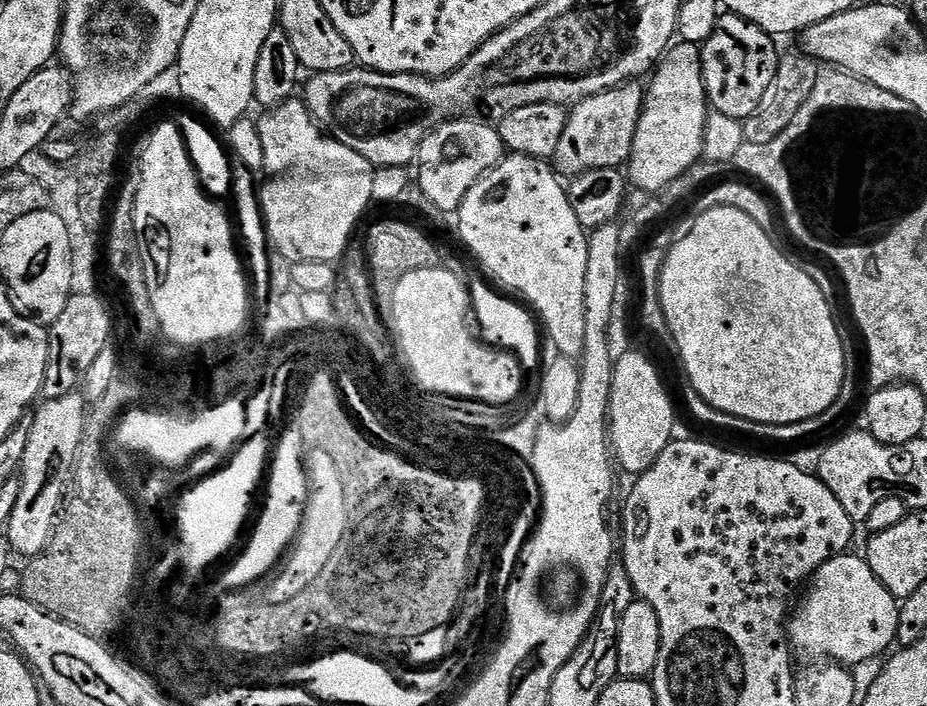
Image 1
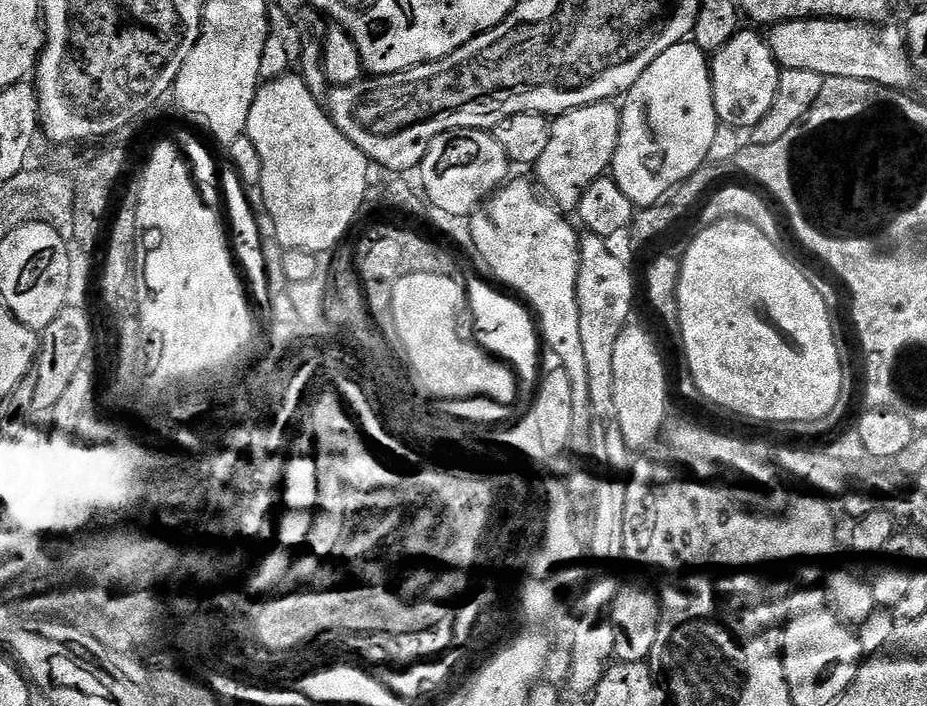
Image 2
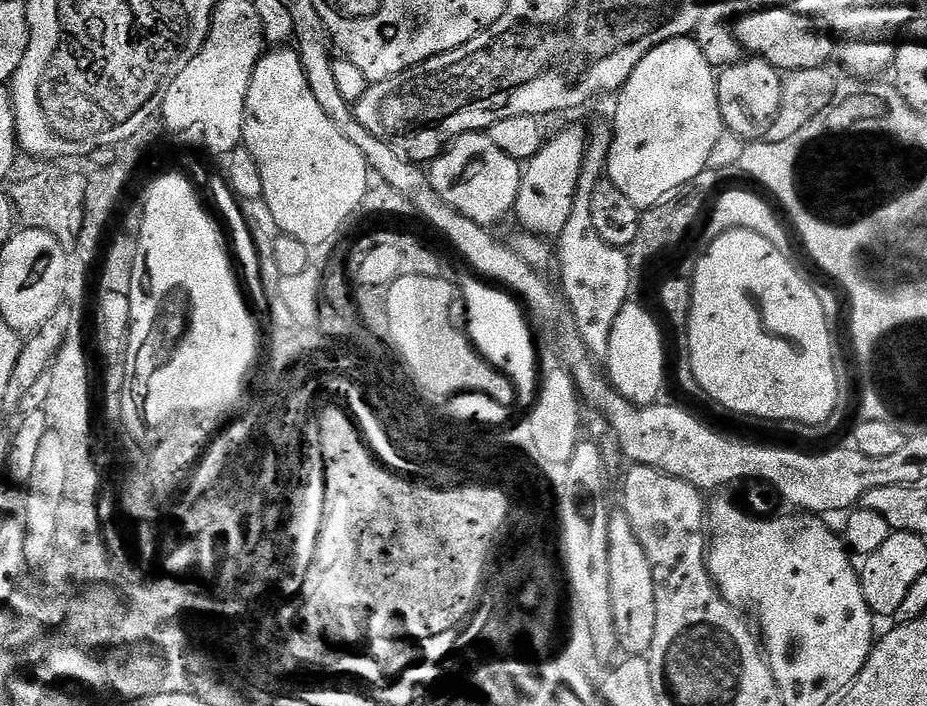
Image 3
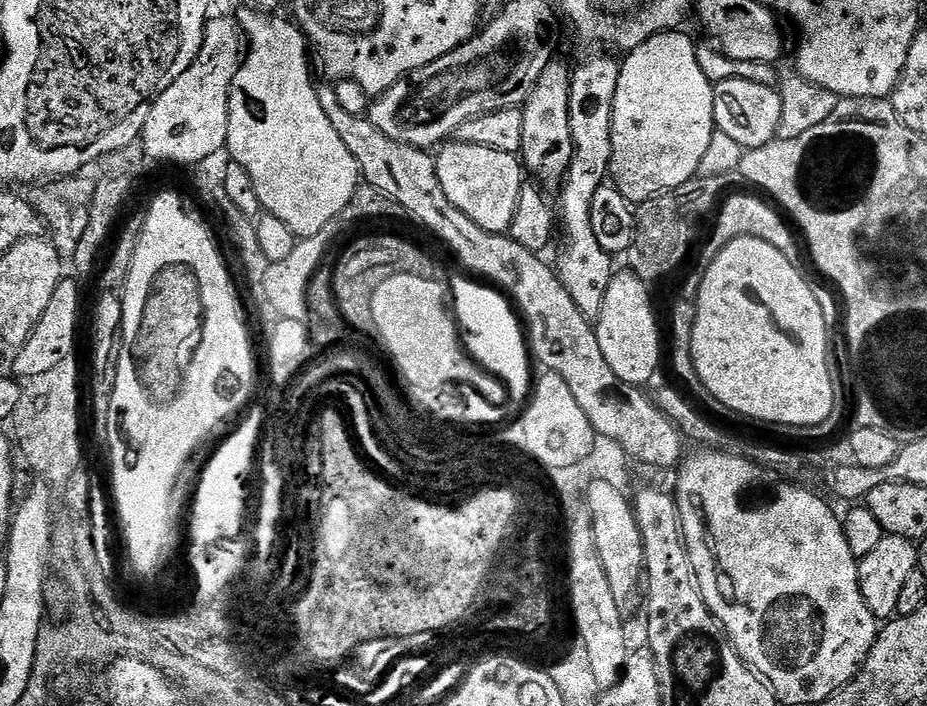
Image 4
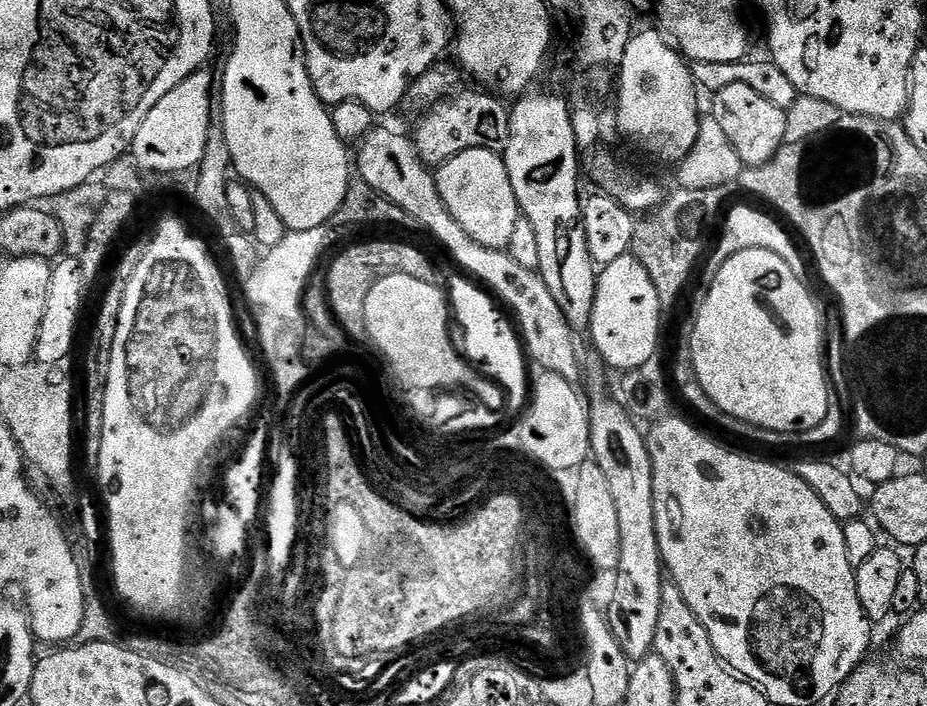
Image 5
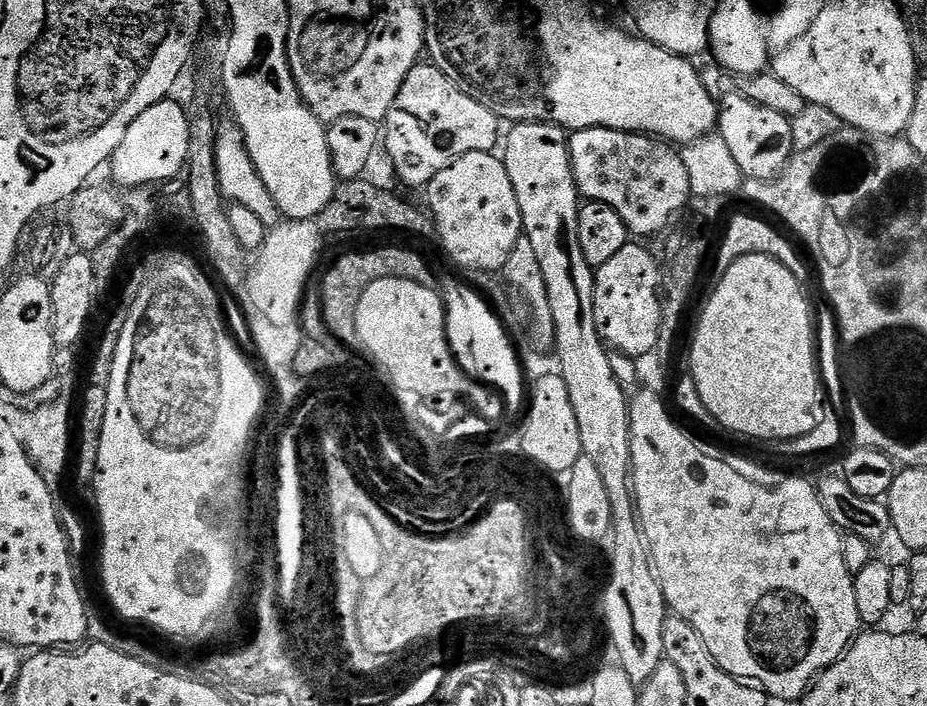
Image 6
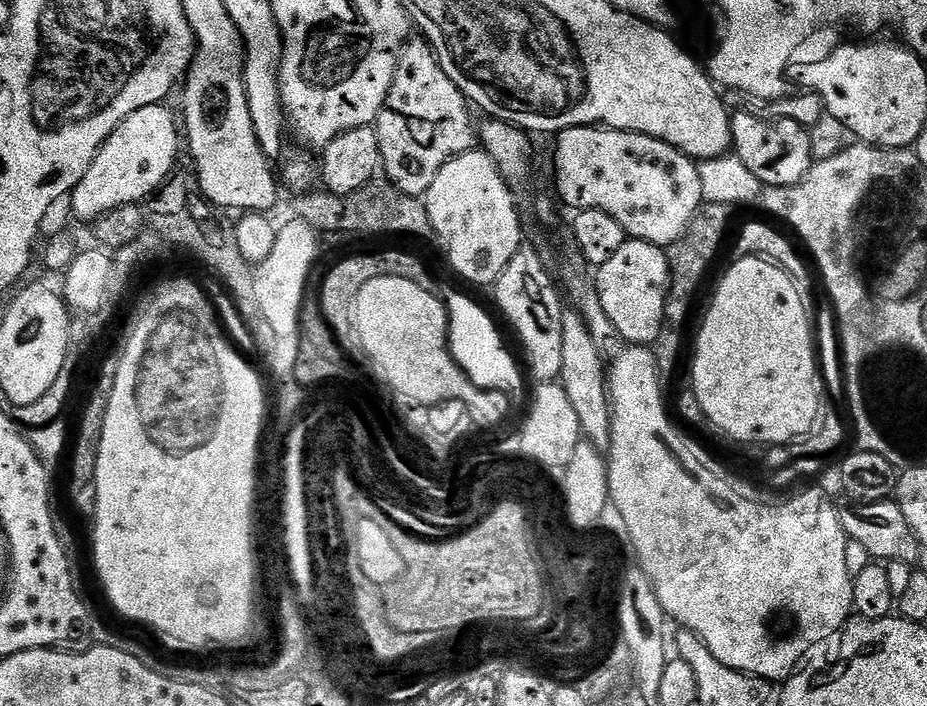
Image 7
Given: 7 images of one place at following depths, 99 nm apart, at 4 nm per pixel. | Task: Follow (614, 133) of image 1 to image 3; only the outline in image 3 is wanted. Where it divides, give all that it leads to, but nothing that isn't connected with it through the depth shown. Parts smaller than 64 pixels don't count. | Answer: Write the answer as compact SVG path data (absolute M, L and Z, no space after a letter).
M572 124L561 130L557 136L549 135L538 154L531 156L523 165L518 186L518 198L514 216L520 219L525 233L541 238L555 238L560 235L566 218L570 216L574 194L578 190L578 178L588 145L585 129Z

